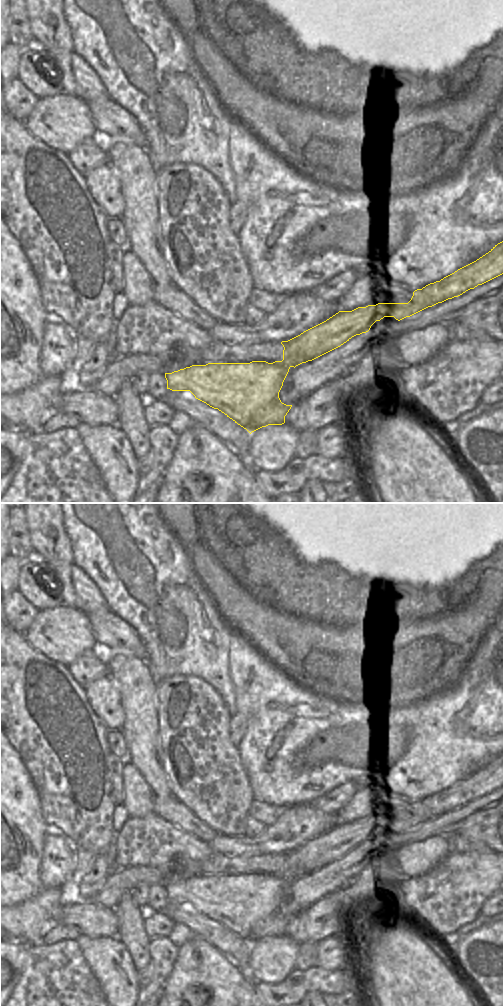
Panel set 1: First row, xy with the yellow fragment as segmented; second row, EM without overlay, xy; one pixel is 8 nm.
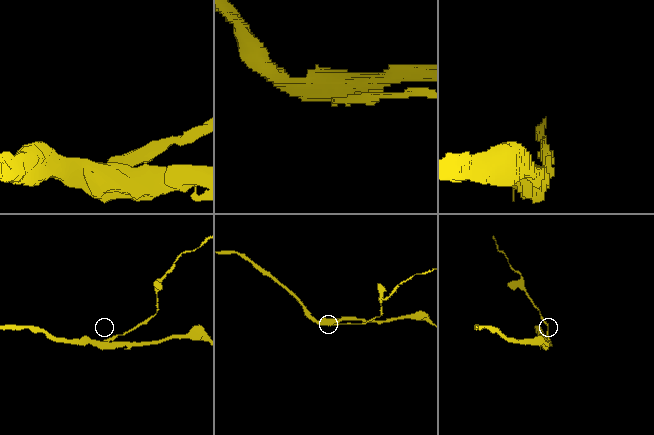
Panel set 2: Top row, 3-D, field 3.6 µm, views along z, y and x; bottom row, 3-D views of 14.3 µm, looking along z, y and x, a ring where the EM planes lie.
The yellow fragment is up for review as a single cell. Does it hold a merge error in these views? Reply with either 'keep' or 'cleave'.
cleave

